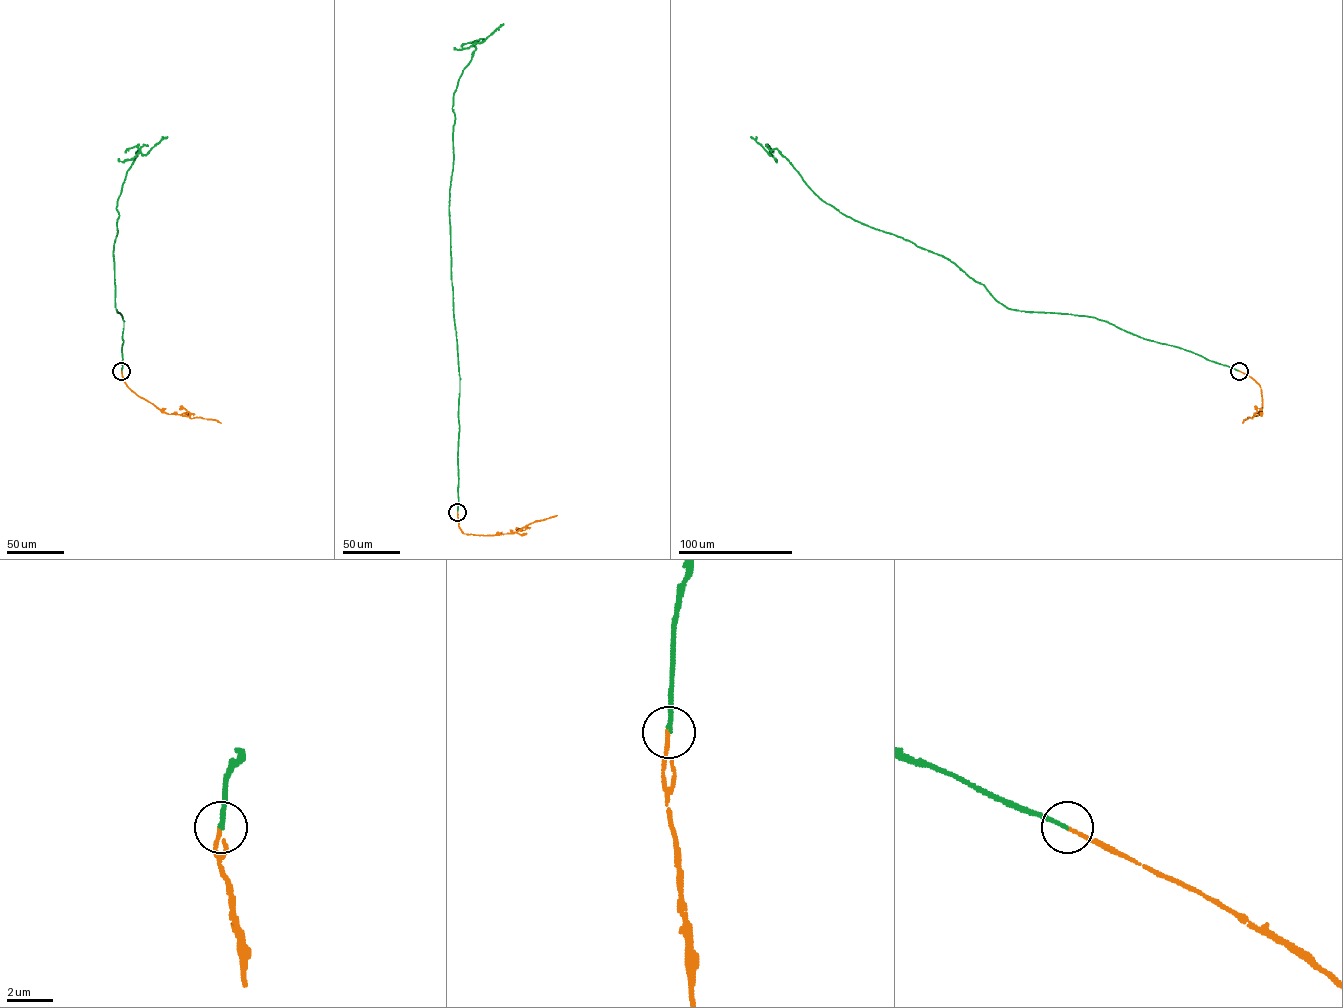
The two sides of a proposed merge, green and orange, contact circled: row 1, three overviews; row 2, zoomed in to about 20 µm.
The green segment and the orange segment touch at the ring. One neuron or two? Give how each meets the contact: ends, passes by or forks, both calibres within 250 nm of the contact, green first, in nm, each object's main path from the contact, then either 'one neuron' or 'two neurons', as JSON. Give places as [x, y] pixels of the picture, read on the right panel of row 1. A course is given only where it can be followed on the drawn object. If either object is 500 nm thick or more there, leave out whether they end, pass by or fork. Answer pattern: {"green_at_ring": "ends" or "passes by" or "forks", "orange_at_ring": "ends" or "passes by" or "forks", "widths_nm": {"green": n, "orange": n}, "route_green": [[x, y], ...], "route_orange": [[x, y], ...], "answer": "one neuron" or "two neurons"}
{"green_at_ring": "ends", "orange_at_ring": "ends", "widths_nm": {"green": 170, "orange": 150}, "route_green": [[1239, 371], [1094, 318], [1009, 309], [946, 258], [862, 224], [827, 204], [776, 149], [769, 154], [751, 136]], "route_orange": [[1239, 371], [1257, 383], [1262, 400], [1260, 414], [1242, 423]], "answer": "one neuron"}

